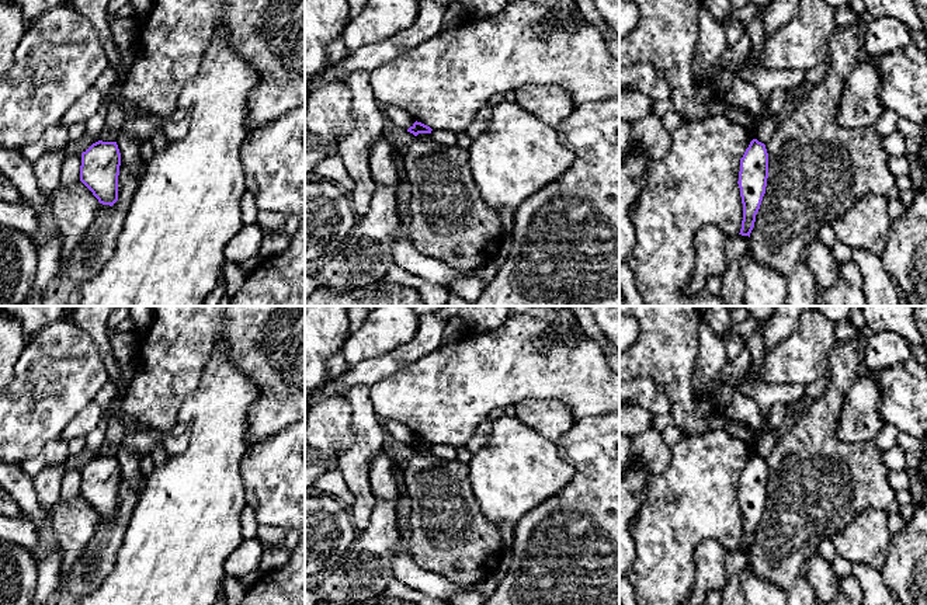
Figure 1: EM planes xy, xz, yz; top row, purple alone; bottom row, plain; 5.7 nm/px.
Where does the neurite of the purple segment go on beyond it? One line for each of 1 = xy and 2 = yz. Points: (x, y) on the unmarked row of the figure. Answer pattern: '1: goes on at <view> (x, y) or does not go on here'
1: does not go on here
2: does not go on here

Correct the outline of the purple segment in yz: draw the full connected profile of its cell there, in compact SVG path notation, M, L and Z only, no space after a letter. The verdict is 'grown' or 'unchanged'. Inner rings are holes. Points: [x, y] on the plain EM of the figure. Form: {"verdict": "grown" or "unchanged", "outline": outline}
{"verdict": "unchanged", "outline": "M753 453L740 473L739 503L743 518L742 550L754 542L756 529L765 508L768 493L768 467L765 459Z"}

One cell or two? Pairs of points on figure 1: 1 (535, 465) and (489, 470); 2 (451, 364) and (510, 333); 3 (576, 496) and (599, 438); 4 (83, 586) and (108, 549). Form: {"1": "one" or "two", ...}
{"1": "one", "2": "one", "3": "one", "4": "one"}

